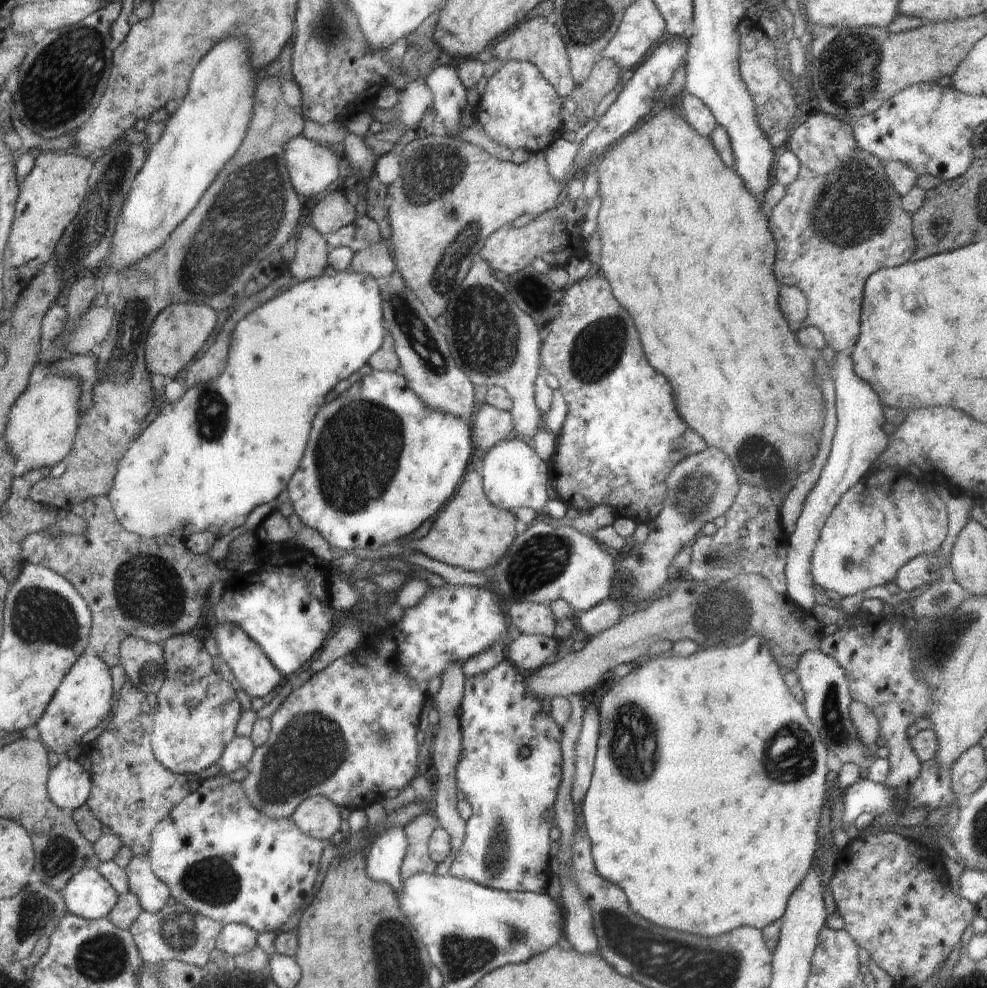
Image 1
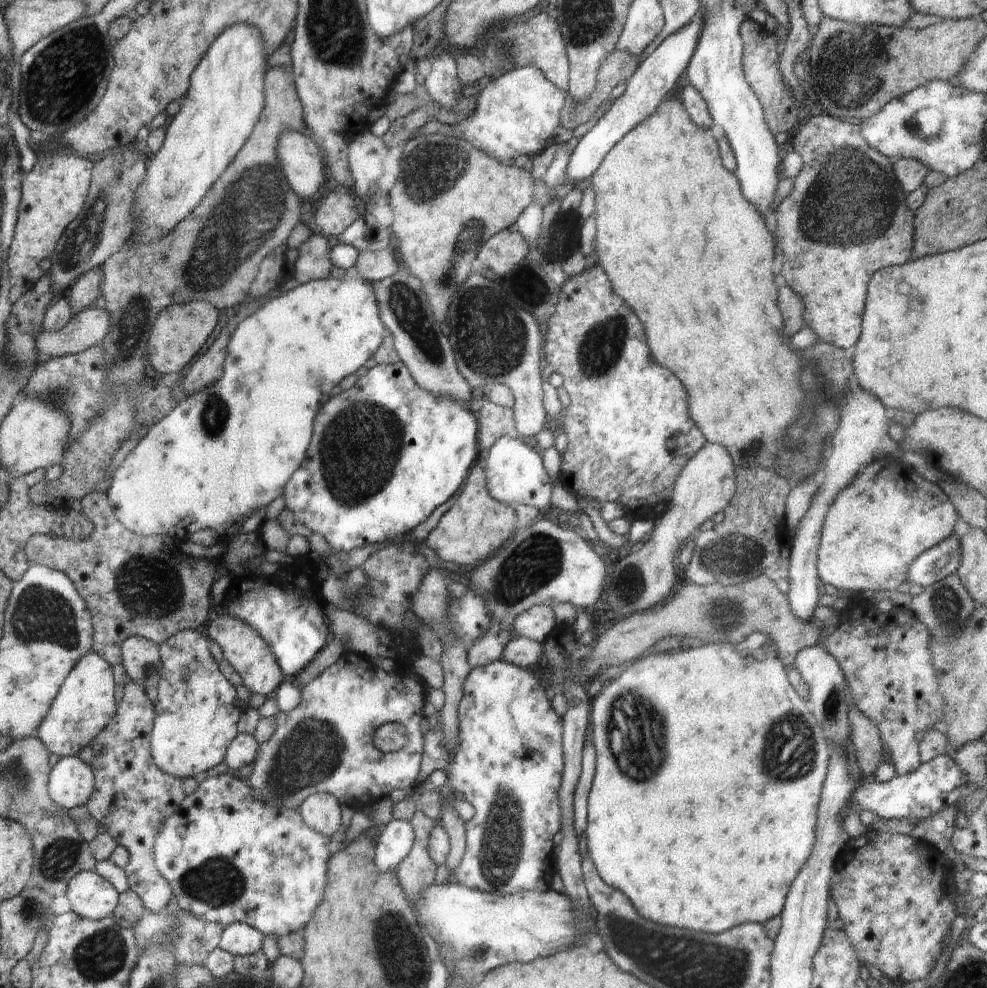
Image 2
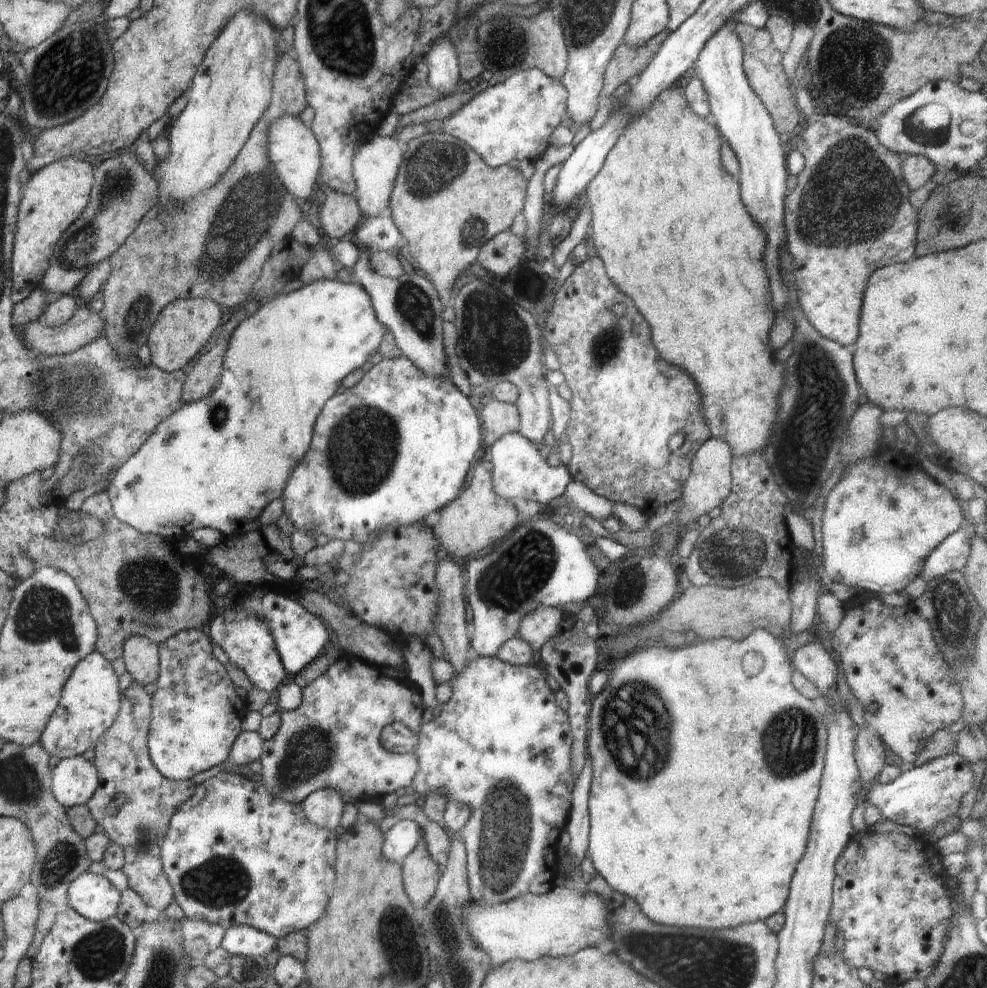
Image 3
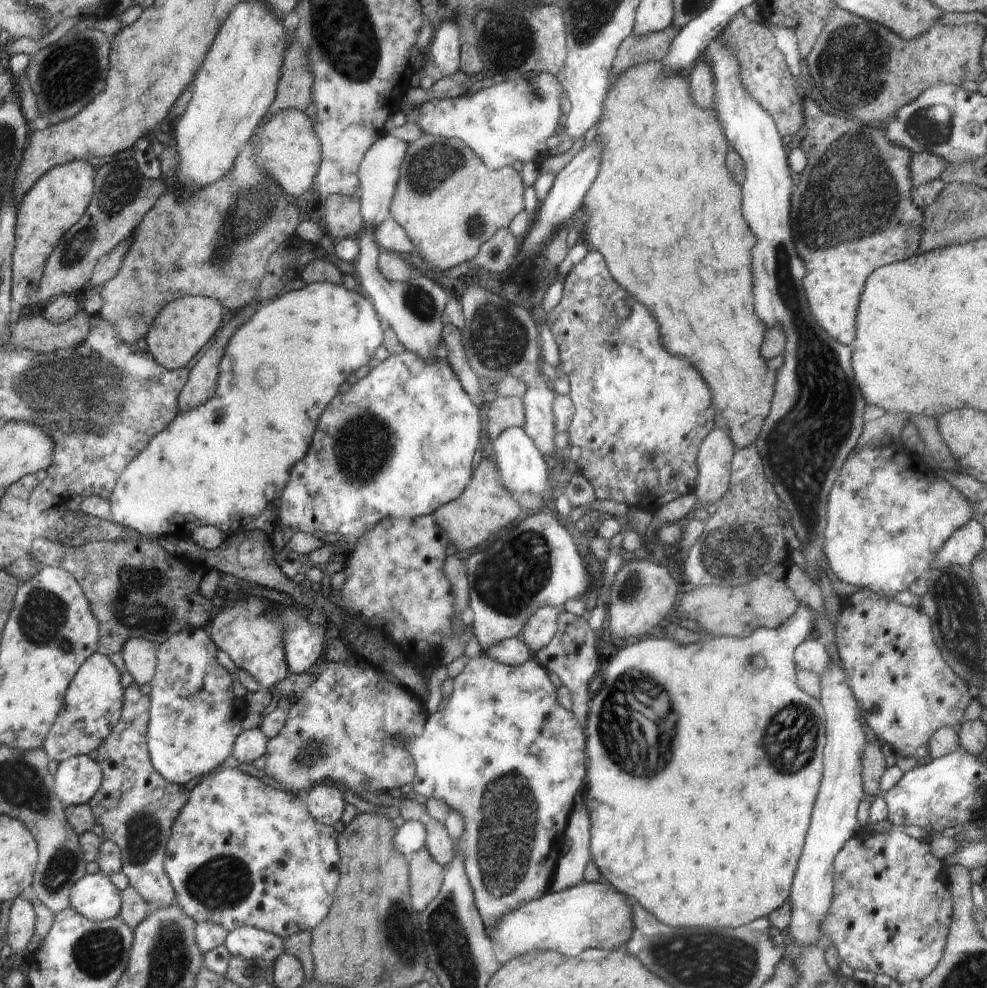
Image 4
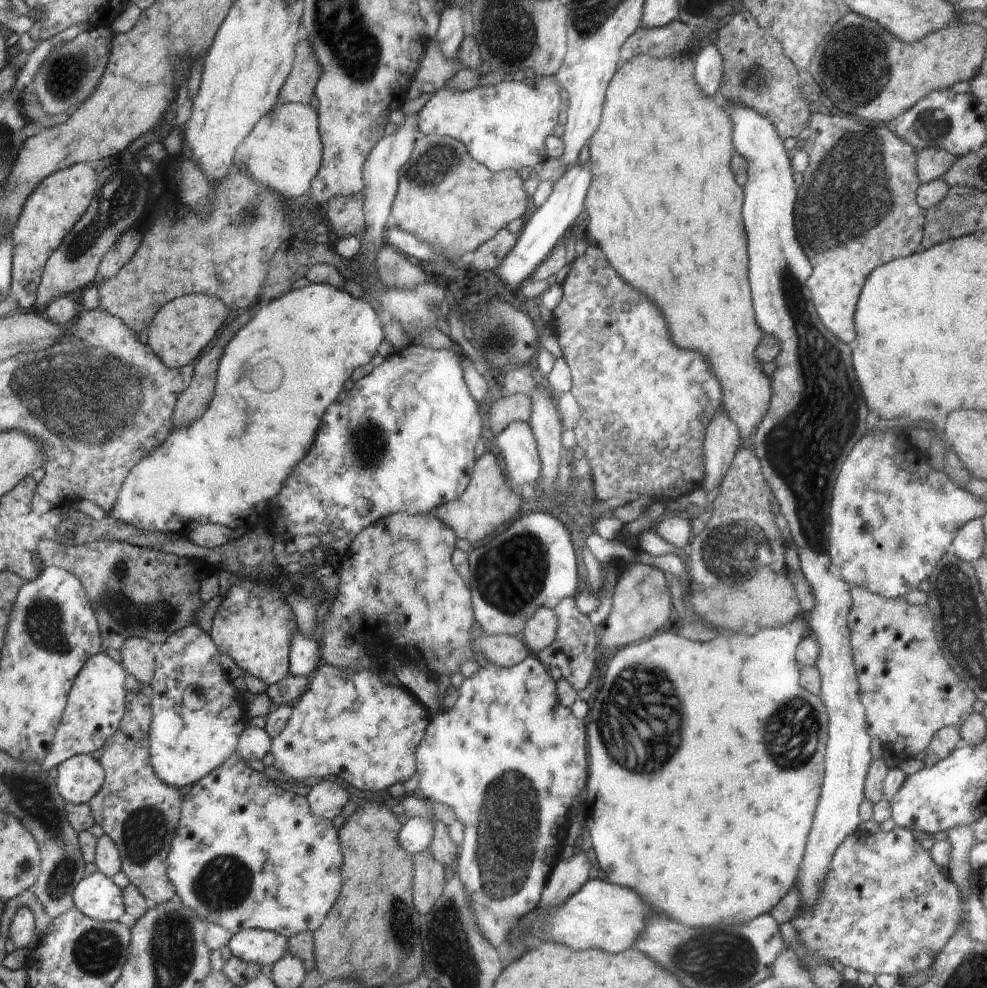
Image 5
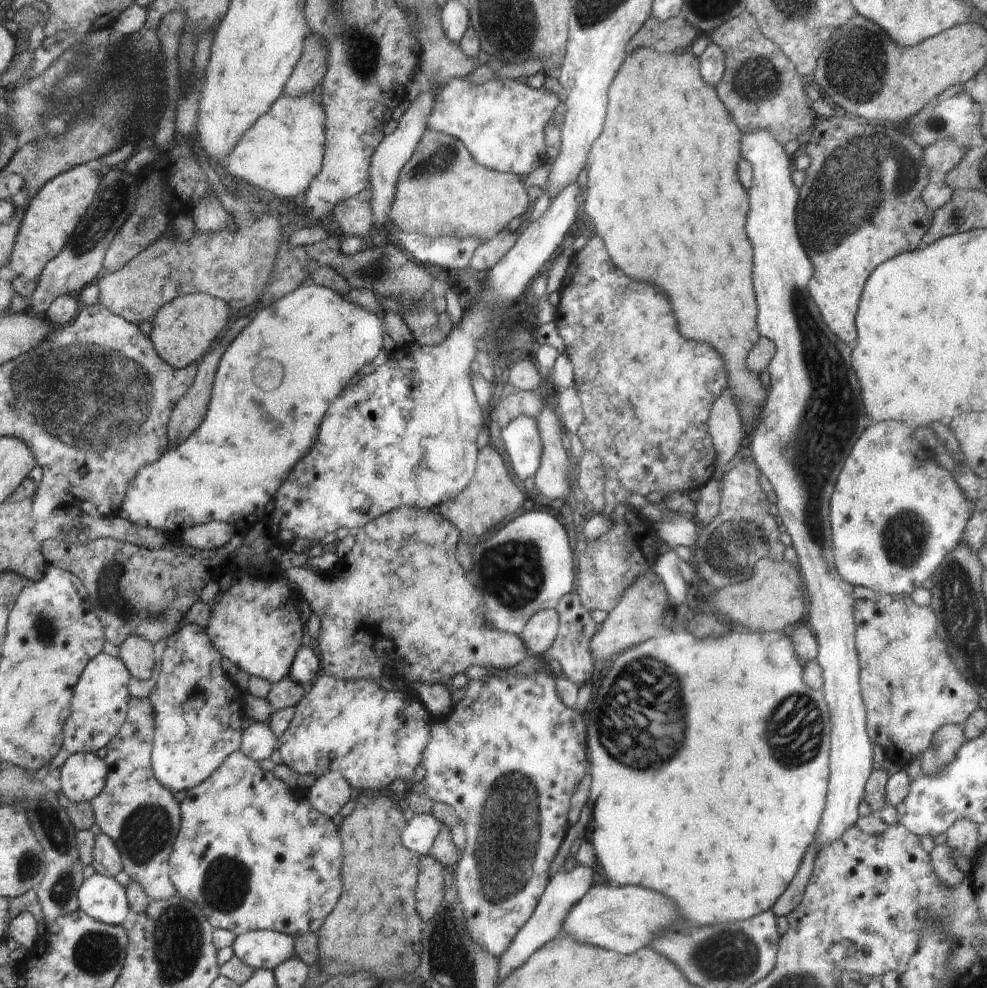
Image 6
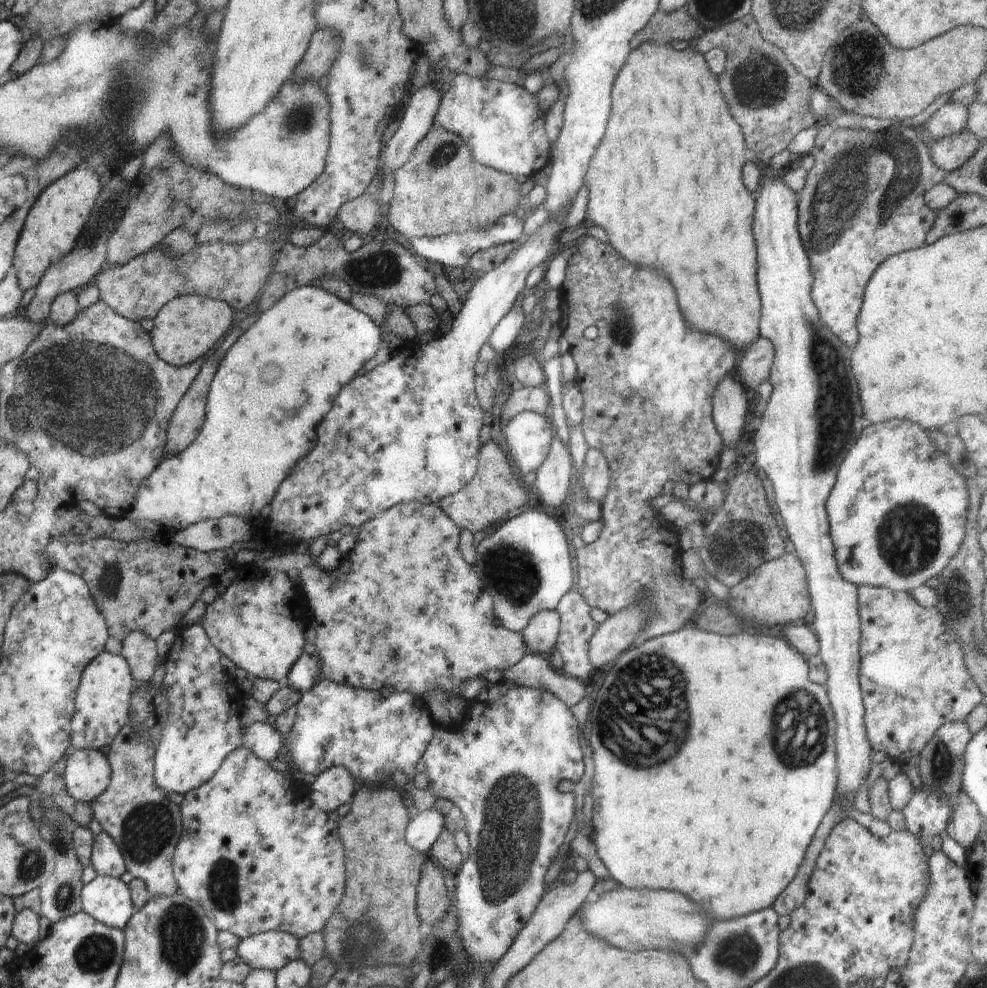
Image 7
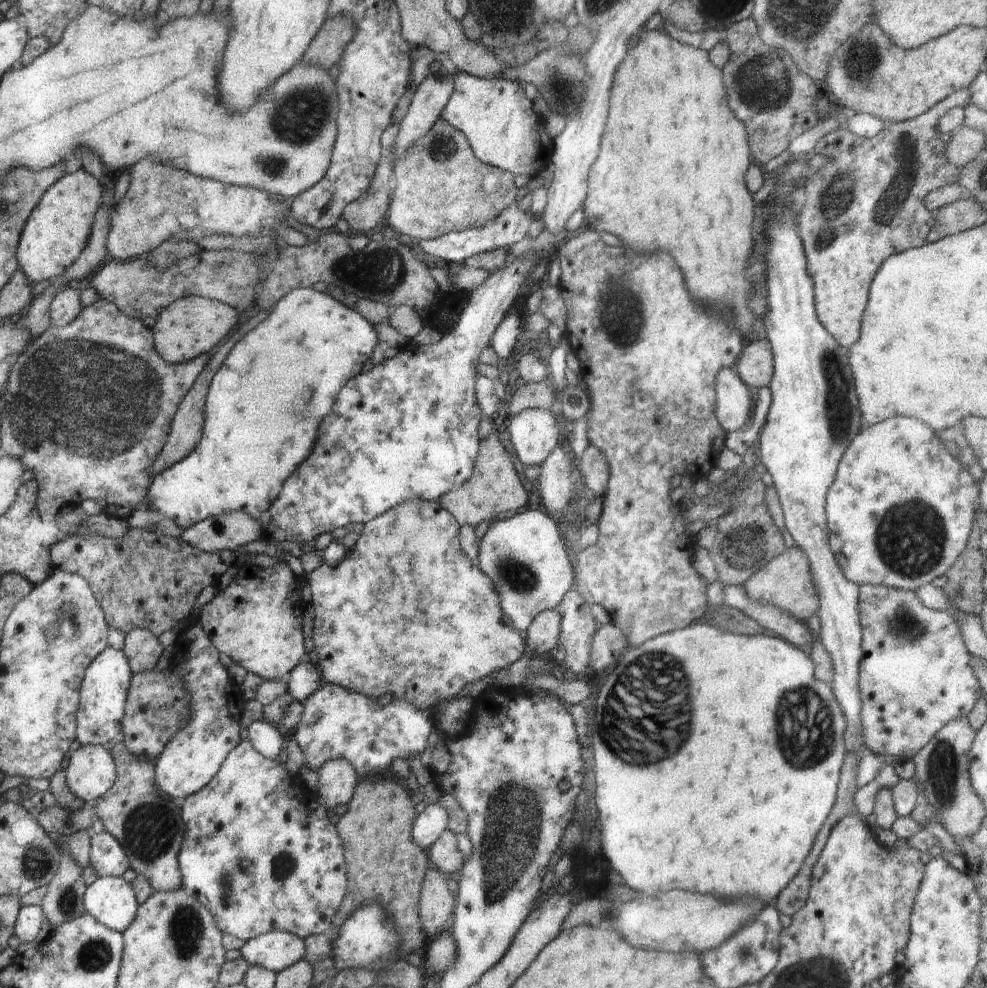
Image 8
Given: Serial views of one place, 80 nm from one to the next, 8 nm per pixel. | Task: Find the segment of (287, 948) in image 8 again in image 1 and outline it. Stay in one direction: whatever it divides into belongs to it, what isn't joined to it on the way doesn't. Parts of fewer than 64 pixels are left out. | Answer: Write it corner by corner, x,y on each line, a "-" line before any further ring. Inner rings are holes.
230,923
223,925
215,947
232,957
246,954
258,944
256,941
257,934
247,924

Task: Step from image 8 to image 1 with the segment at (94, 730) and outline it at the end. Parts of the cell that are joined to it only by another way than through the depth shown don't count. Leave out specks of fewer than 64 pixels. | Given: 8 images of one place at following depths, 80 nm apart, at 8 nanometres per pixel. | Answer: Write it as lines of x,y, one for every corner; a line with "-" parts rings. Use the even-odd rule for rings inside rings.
94,652
85,653
84,656
78,657
64,675
44,711
43,718
36,724
39,738
58,756
66,757
66,754
76,748
76,744
88,730
96,728
106,718
106,714
112,708
110,704
112,704
112,678
108,664

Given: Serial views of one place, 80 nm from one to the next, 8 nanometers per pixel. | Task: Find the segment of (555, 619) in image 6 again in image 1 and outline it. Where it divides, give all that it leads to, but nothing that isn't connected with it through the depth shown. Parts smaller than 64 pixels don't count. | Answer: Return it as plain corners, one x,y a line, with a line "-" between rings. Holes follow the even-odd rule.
514,603
506,612
517,634
552,637
556,620
550,606
538,603

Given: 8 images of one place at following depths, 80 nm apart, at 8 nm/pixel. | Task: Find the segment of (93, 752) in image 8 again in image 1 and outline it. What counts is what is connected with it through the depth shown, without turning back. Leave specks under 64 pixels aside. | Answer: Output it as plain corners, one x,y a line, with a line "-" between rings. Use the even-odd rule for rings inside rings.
62,757
50,773
48,792
60,808
75,811
91,796
90,774
76,762
76,759

